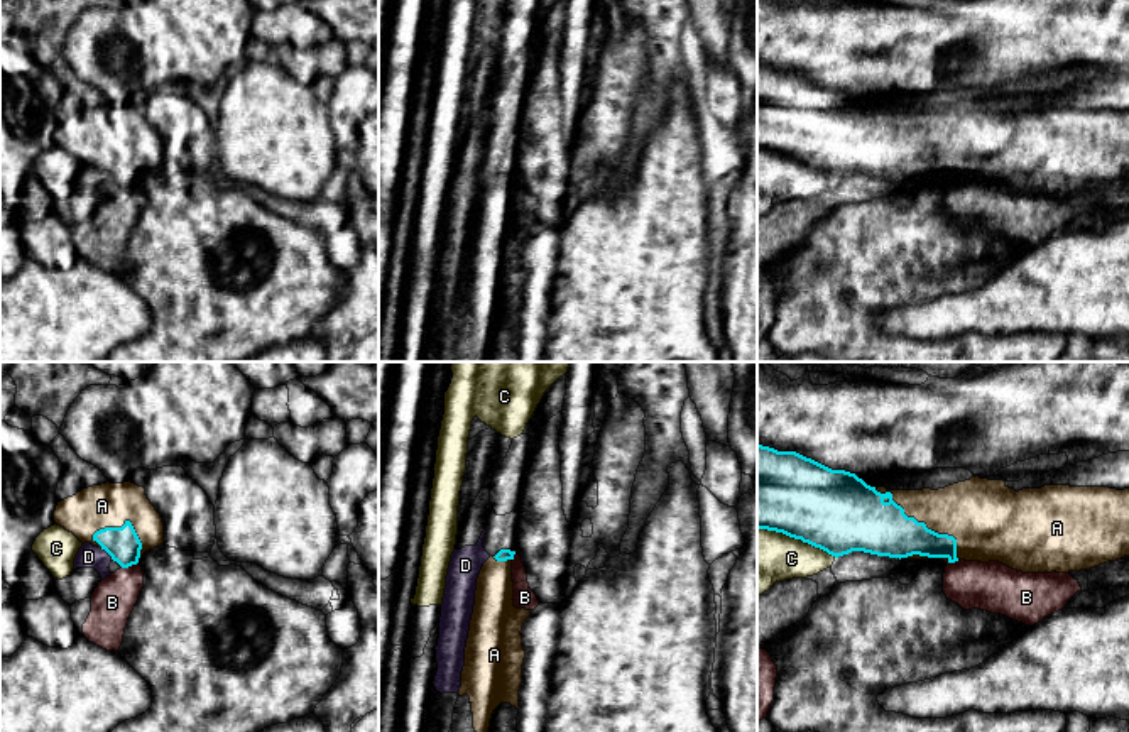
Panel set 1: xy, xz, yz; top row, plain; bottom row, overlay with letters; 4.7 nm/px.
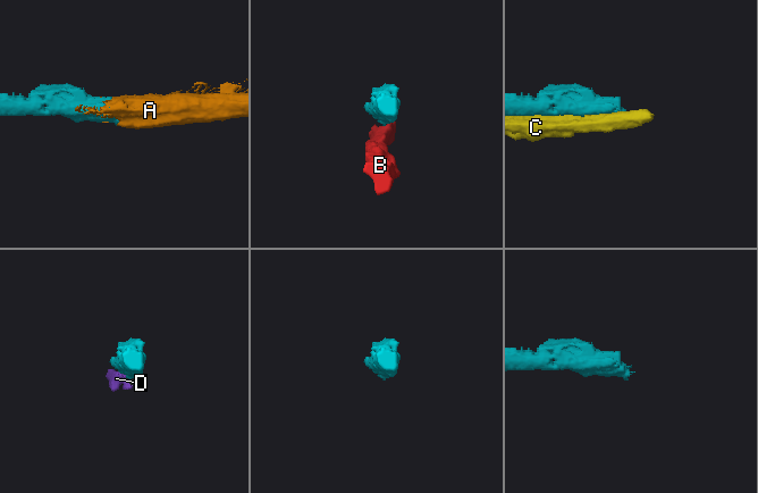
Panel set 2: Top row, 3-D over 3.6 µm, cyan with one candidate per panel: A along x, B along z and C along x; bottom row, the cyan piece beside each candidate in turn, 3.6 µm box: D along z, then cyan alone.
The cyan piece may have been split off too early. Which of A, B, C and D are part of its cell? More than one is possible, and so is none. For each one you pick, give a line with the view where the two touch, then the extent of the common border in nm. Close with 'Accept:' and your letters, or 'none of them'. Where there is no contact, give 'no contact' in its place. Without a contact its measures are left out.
A: meets cyan in yz; contact 550 nm long
Accept: A

